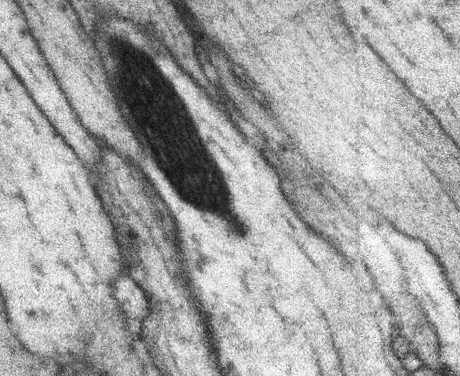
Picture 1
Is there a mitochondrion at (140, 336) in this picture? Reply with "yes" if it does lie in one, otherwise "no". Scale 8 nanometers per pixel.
no

